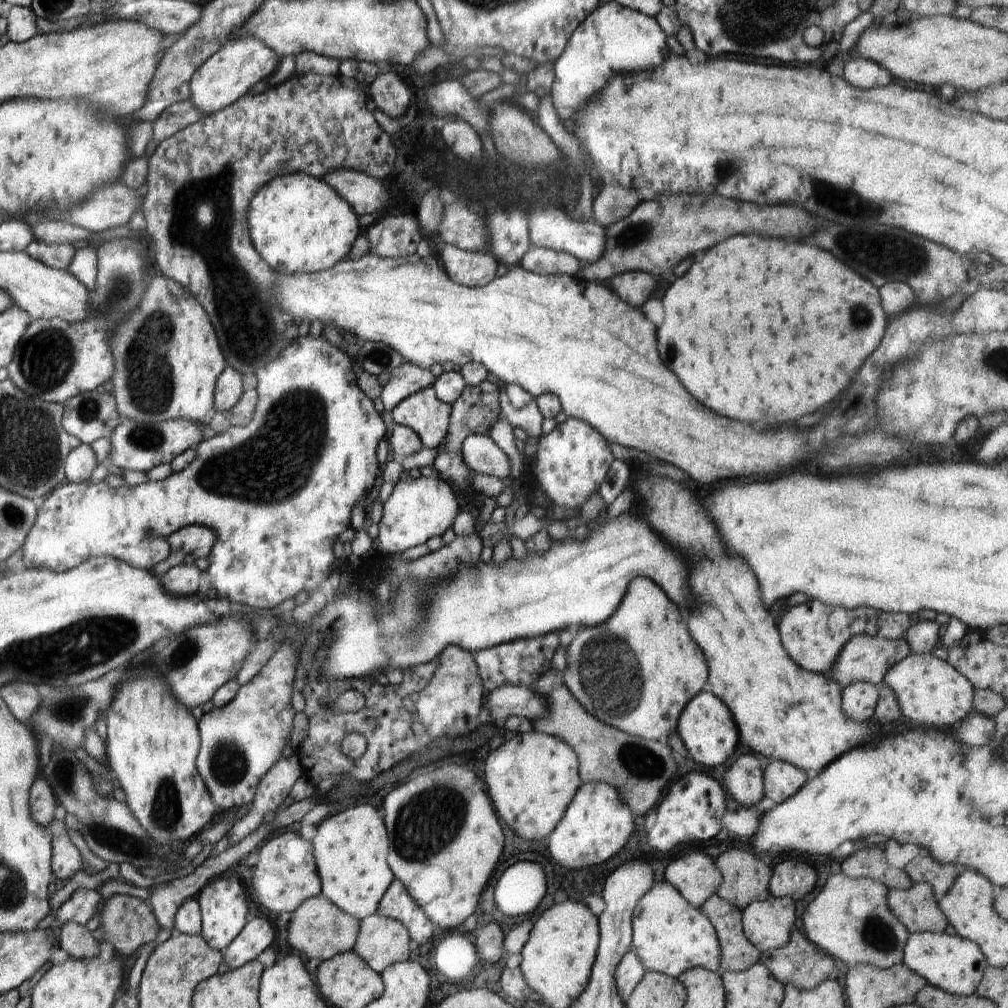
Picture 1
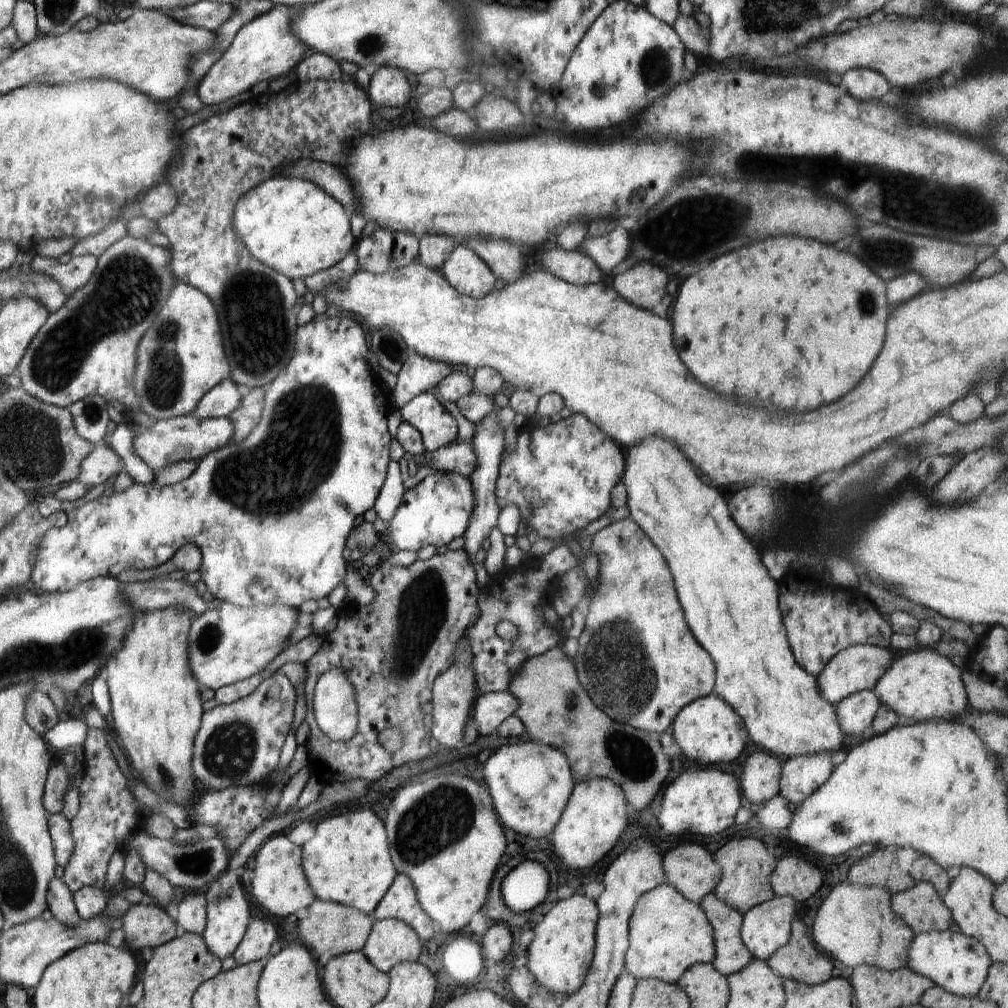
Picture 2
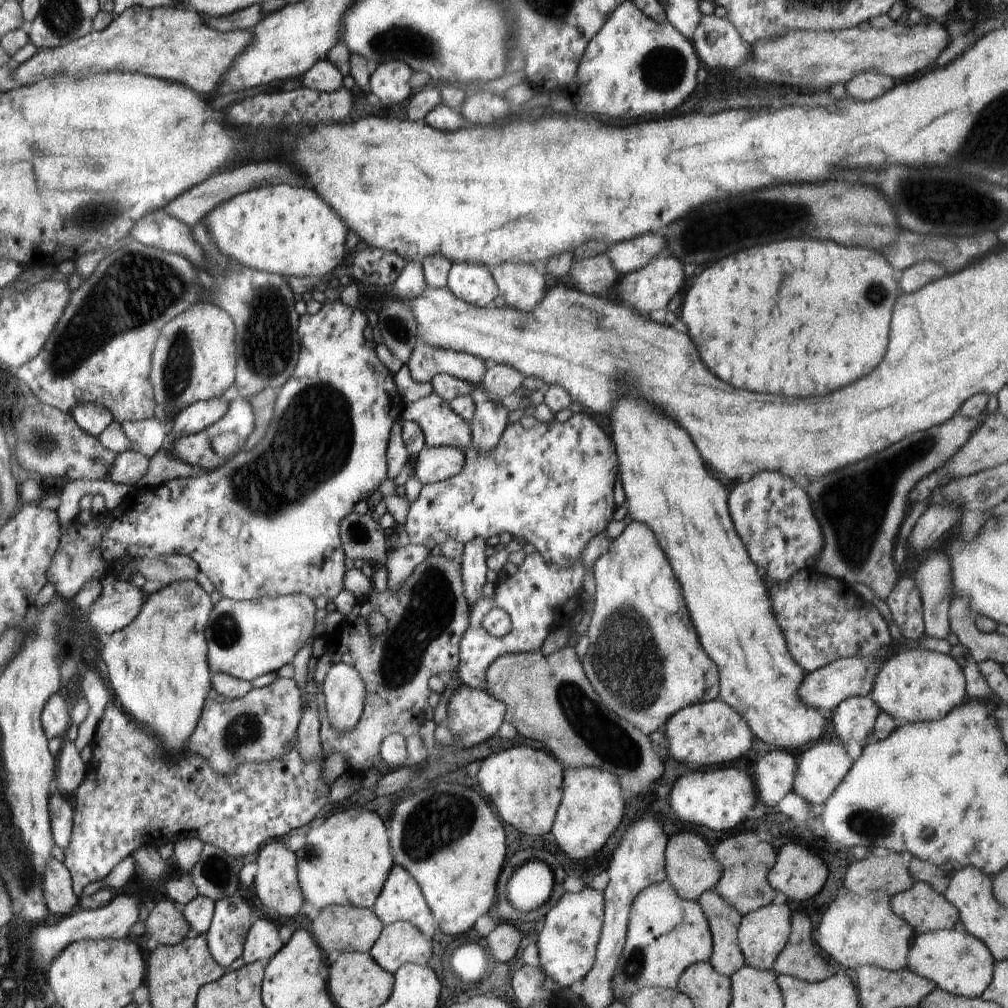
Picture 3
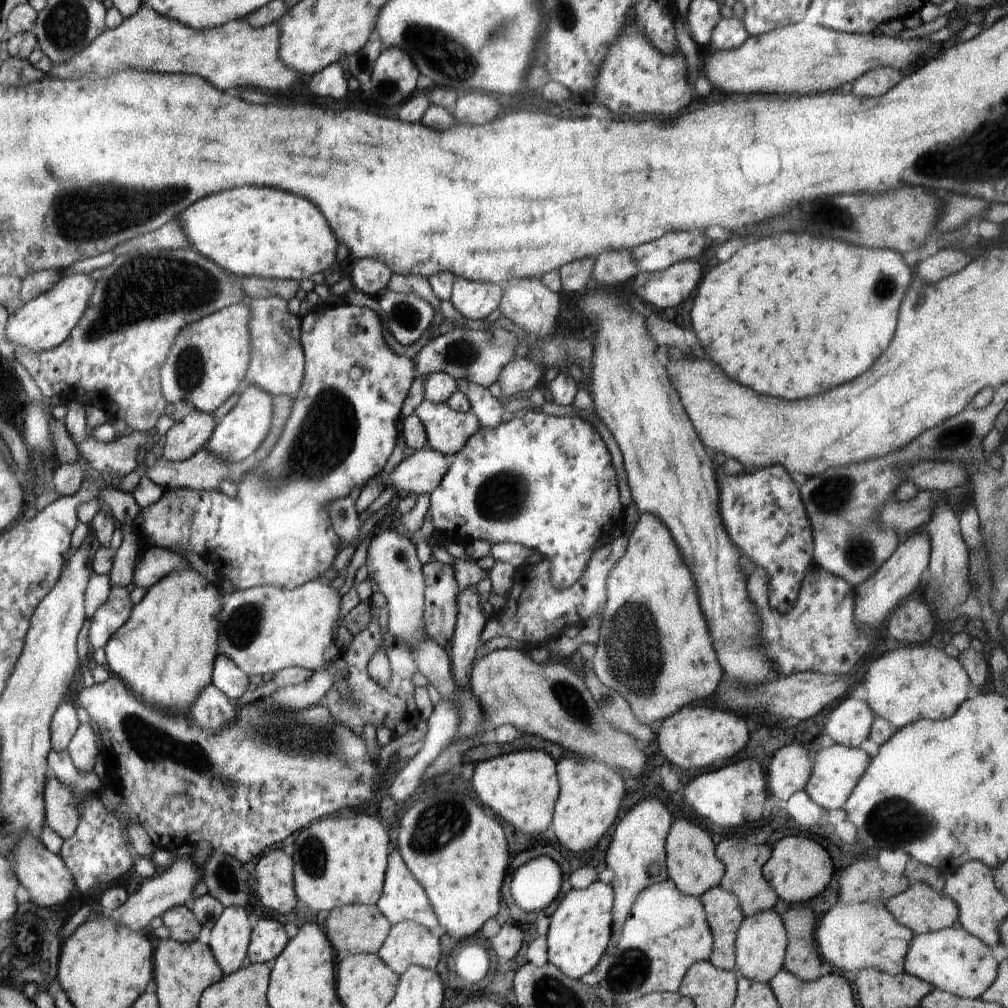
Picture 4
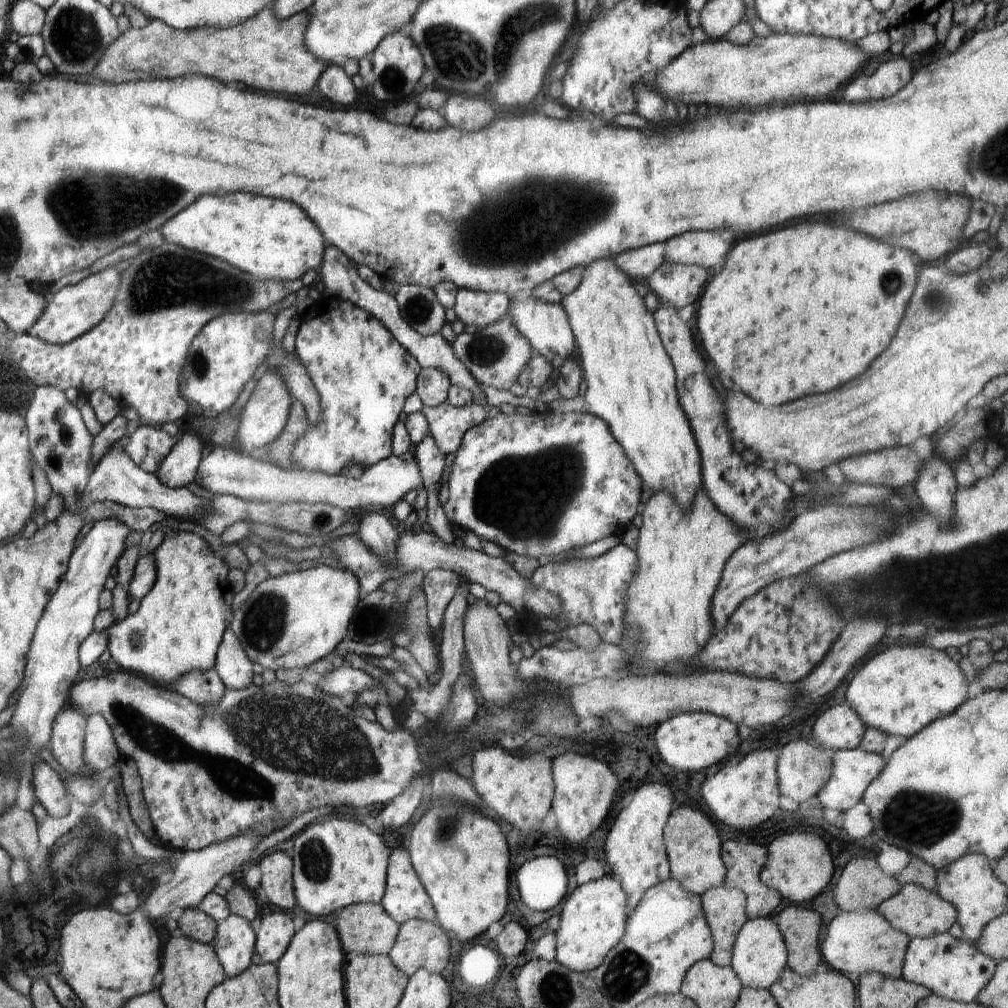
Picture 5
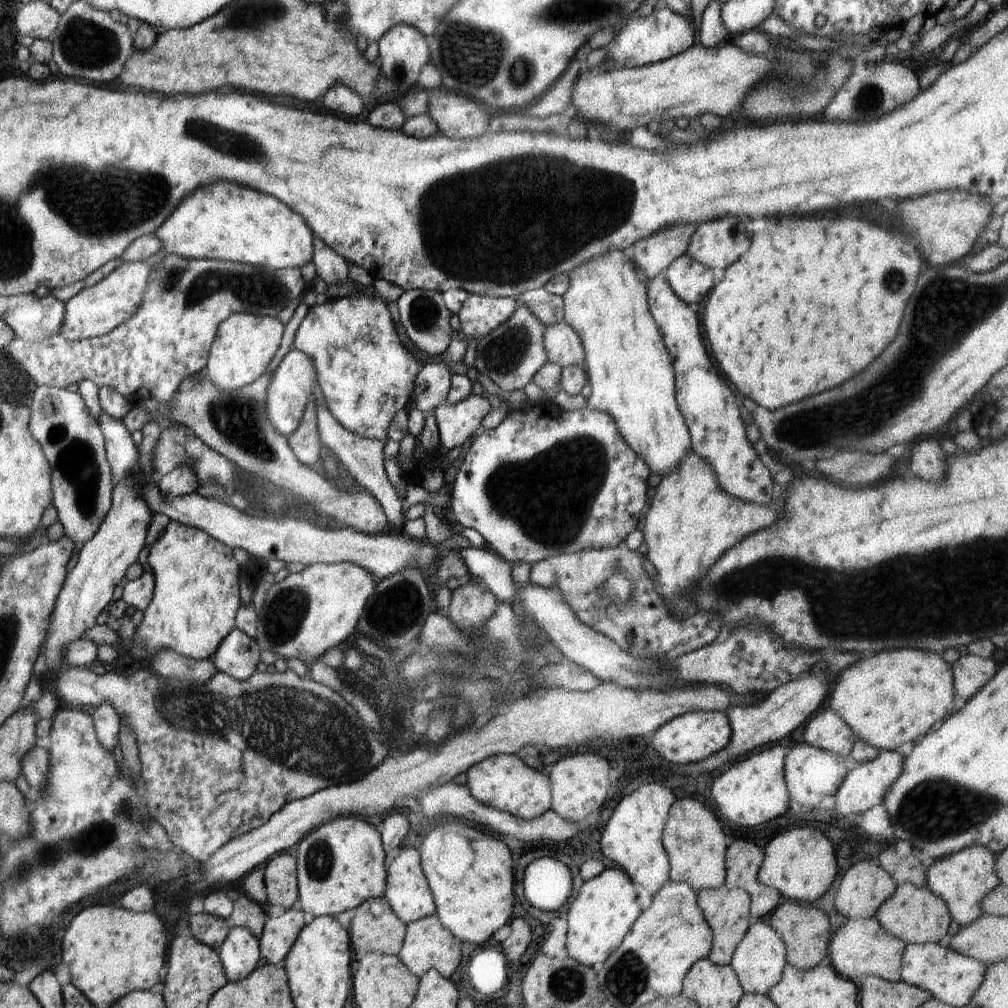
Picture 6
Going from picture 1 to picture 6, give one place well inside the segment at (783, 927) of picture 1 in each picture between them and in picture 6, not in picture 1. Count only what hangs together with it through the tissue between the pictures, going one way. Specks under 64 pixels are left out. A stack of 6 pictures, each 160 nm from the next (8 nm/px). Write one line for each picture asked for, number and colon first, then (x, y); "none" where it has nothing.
2: (766, 927)
3: (762, 934)
4: (761, 944)
5: (759, 954)
6: (759, 959)

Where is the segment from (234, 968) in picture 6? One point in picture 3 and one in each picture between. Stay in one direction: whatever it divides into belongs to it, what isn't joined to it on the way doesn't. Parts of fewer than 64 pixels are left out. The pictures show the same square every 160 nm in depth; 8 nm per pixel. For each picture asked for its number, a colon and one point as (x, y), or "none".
3: (232, 918)
4: (230, 936)
5: (235, 940)

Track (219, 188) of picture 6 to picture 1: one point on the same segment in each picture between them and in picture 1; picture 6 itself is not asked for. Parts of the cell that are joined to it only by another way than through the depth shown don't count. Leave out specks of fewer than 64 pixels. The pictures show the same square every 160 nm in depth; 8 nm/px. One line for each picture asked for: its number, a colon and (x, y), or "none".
1: (298, 223)
2: (291, 225)
3: (284, 229)
4: (250, 232)
5: (270, 239)

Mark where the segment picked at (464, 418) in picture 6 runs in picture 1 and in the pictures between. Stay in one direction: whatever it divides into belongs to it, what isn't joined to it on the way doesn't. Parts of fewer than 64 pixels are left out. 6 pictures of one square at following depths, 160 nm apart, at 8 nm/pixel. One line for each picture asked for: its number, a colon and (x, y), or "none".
1: (422, 412)
2: (437, 426)
3: (441, 426)
4: (447, 430)
5: (447, 425)

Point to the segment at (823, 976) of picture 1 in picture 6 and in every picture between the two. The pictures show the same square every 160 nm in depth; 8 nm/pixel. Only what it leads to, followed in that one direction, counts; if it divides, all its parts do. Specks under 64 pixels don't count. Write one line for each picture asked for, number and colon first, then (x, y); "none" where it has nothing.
2: (800, 959)
3: (800, 958)
4: (802, 959)
5: (800, 927)
6: (805, 931)

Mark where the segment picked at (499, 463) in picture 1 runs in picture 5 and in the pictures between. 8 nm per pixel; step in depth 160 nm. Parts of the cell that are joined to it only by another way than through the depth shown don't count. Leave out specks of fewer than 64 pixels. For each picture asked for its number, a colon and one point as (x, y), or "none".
2: (459, 458)
3: (433, 465)
4: (419, 472)
5: (224, 471)

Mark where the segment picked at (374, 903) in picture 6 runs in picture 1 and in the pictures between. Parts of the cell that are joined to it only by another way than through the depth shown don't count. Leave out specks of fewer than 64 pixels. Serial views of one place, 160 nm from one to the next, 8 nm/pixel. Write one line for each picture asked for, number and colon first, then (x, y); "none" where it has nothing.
1: (319, 929)
2: (330, 927)
3: (346, 928)
4: (355, 928)
5: (364, 928)

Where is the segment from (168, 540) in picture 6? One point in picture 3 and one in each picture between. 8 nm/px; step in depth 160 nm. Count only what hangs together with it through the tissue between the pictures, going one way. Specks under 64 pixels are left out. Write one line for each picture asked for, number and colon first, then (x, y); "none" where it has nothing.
3: (158, 671)
4: (165, 651)
5: (177, 630)

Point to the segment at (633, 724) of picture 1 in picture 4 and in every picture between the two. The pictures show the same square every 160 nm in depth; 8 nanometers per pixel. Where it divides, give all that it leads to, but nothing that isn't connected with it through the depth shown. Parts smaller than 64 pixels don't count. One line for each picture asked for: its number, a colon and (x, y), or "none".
2: (633, 631)
3: (644, 660)
4: (654, 648)

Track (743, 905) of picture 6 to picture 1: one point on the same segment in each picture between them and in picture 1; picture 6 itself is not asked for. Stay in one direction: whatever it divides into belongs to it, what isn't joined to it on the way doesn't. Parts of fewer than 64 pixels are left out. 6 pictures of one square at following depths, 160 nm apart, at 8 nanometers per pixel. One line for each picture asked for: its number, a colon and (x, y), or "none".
1: (737, 954)
2: (731, 955)
3: (724, 919)
4: (724, 914)
5: (724, 908)

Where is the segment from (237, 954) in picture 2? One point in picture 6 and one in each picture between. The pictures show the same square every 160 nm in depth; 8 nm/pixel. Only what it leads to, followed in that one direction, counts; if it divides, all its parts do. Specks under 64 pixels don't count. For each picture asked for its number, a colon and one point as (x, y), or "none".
3: (262, 942)
4: (268, 938)
5: (276, 932)
6: (279, 933)

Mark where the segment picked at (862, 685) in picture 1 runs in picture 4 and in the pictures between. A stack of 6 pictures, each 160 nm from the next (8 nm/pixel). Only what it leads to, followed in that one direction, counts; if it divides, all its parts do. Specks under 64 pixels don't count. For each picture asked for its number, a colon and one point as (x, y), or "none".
2: (855, 713)
3: (854, 718)
4: (849, 723)

